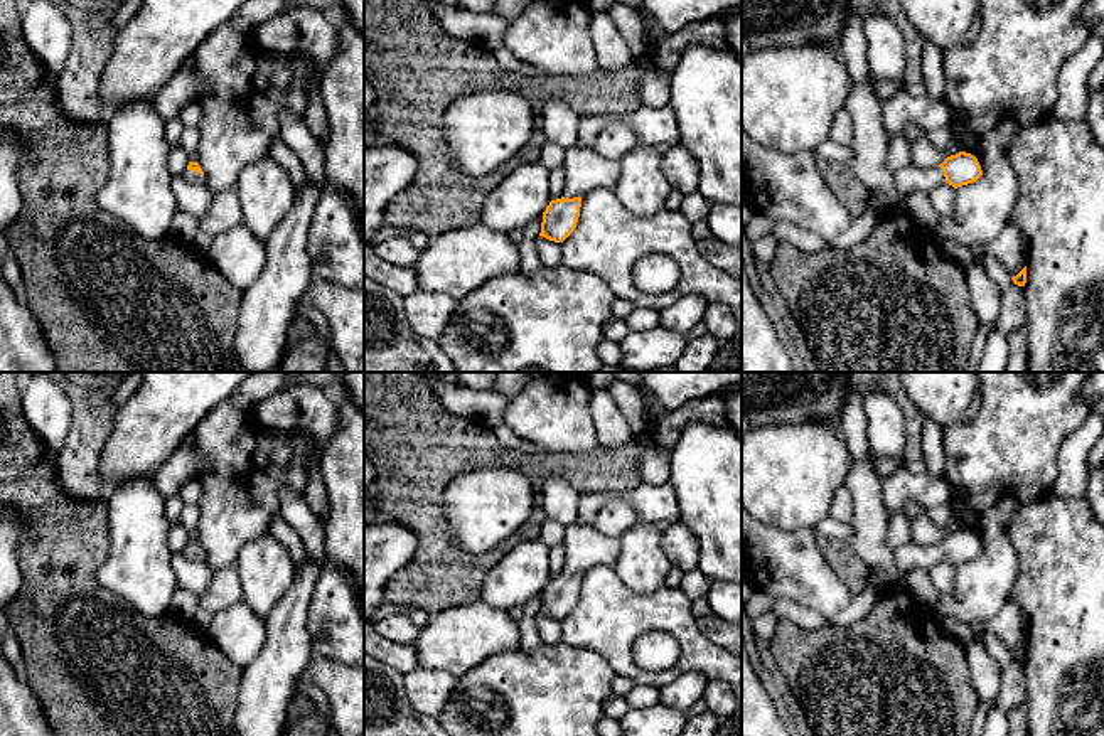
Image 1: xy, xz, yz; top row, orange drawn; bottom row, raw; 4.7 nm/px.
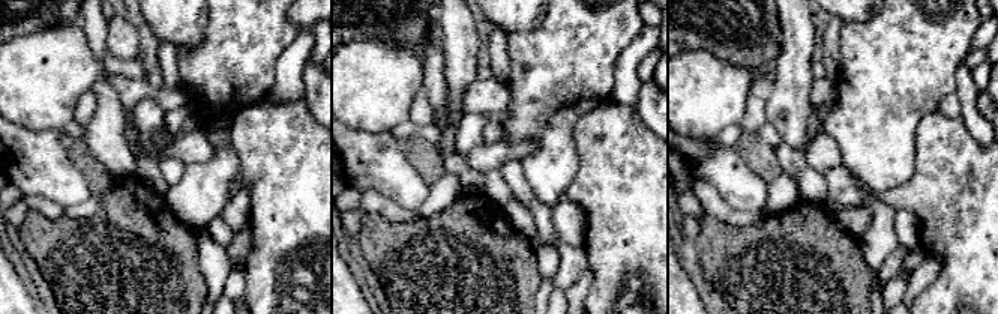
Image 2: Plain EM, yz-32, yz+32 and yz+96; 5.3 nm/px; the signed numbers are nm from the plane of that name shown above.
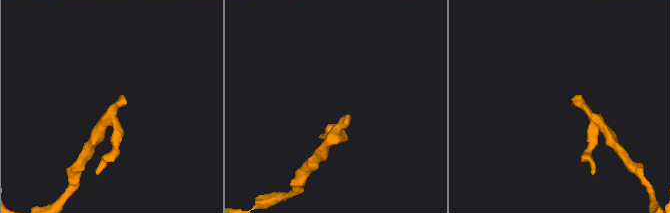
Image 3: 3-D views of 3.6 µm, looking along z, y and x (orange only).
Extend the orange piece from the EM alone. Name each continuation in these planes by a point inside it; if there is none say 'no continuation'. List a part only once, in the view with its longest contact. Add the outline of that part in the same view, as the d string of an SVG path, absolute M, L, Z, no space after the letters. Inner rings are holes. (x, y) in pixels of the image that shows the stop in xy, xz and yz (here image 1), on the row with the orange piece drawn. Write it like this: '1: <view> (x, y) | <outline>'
1: xz (585, 169) | M592 147L565 150L565 199L583 197L592 189L615 189L620 162L598 155Z

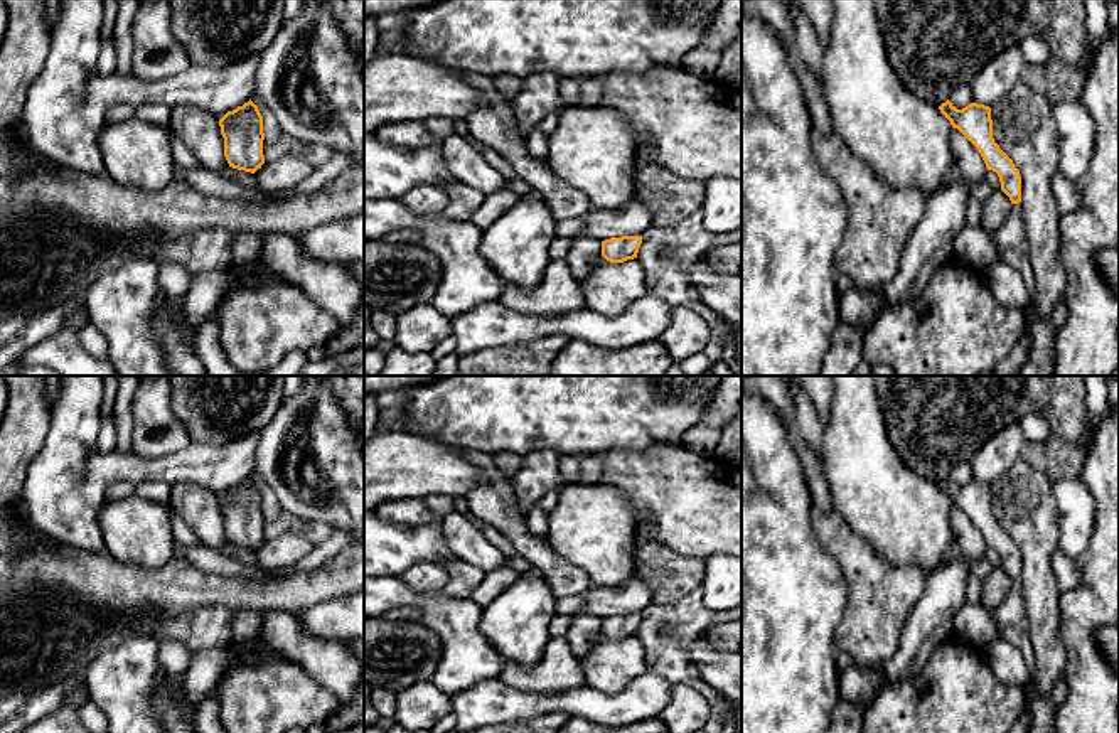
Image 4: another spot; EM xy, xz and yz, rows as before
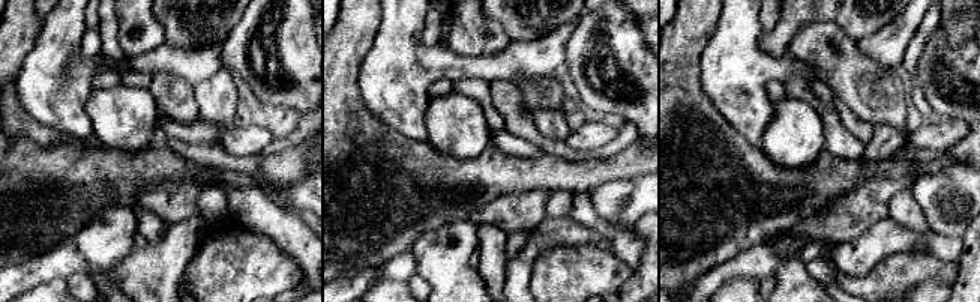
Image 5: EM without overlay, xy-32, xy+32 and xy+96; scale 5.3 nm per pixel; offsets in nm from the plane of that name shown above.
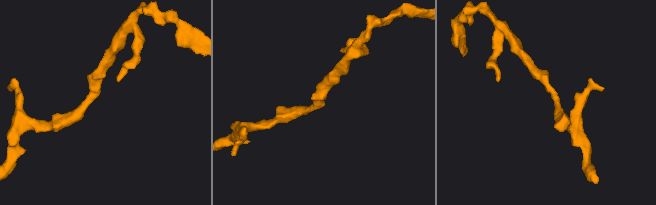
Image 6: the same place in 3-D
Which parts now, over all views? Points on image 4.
no continuation

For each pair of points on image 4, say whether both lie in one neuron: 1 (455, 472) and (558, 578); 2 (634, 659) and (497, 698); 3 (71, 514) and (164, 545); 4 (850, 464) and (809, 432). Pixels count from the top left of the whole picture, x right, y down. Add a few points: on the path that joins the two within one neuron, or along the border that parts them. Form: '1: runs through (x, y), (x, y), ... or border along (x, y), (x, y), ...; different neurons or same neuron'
1: border along (462, 450), (477, 467), (477, 484), (467, 494); different neurons
2: border along (627, 684), (615, 691), (600, 691), (587, 686); different neurons
3: border along (107, 501), (100, 514), (105, 551); different neurons
4: border along (821, 425), (823, 462); different neurons

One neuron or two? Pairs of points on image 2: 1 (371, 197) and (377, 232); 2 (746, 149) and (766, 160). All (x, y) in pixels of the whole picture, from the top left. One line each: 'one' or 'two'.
1: two
2: one

